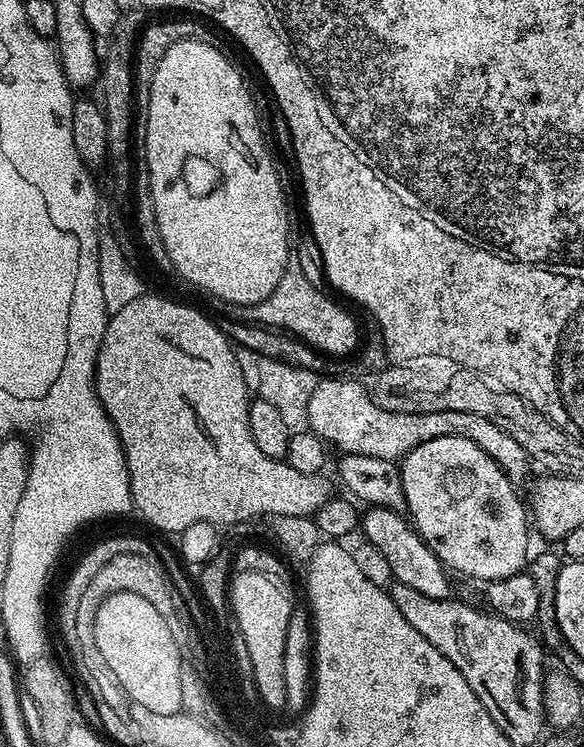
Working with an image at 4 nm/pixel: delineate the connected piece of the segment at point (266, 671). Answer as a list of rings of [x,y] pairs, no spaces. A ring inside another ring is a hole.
[[[236,572],[230,580],[230,611],[245,638],[253,678],[258,679],[265,701],[271,704],[281,704],[282,700],[287,700],[286,636],[294,609],[294,602],[279,586],[281,585],[266,573]]]

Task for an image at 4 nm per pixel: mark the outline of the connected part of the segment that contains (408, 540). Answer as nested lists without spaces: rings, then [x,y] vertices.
[[[372,506],[367,511],[362,516],[364,540],[386,556],[393,577],[421,594],[430,594],[430,598],[449,599],[453,595],[452,584],[448,581],[449,569],[445,568],[444,563],[436,556],[436,551],[420,537],[415,527],[395,508]]]

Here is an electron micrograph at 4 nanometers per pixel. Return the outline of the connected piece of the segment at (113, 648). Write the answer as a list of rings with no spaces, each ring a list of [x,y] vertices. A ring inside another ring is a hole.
[[[134,593],[110,594],[98,606],[94,638],[101,651],[101,661],[108,667],[119,691],[124,691],[131,703],[146,706],[146,710],[154,710],[154,714],[181,711],[184,691],[179,673],[179,646],[172,637],[172,627],[150,602]]]

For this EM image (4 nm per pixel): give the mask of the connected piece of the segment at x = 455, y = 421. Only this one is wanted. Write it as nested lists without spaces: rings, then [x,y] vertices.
[[[317,379],[314,394],[310,394],[310,406],[308,407],[308,428],[315,432],[321,440],[327,442],[333,449],[341,448],[341,453],[352,453],[354,455],[370,455],[372,458],[382,458],[399,462],[410,450],[422,446],[422,442],[430,442],[434,438],[470,438],[506,474],[511,484],[517,486],[527,485],[528,468],[530,461],[526,450],[506,434],[506,430],[494,426],[487,418],[481,418],[478,414],[466,414],[466,410],[438,410],[437,412],[391,412],[382,407],[371,391],[368,392],[356,380],[324,380]]]

